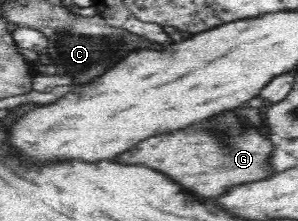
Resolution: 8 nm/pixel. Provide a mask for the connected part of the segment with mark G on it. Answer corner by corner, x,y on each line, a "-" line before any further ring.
246,123
246,129
239,136
227,134
213,134
209,130
203,132
171,132
153,136
137,144
137,148
115,156
113,160
123,164
145,164
173,176
175,182
183,184
187,190
201,194
201,196
221,196
229,188
239,184
257,183
273,176
273,167
269,163
269,156
273,152
276,140
263,135
253,125

